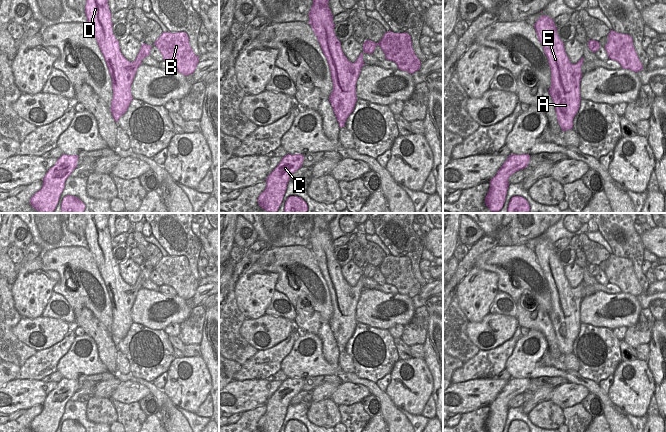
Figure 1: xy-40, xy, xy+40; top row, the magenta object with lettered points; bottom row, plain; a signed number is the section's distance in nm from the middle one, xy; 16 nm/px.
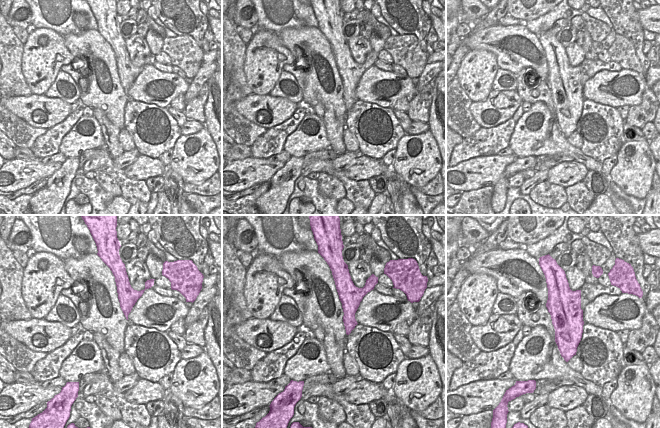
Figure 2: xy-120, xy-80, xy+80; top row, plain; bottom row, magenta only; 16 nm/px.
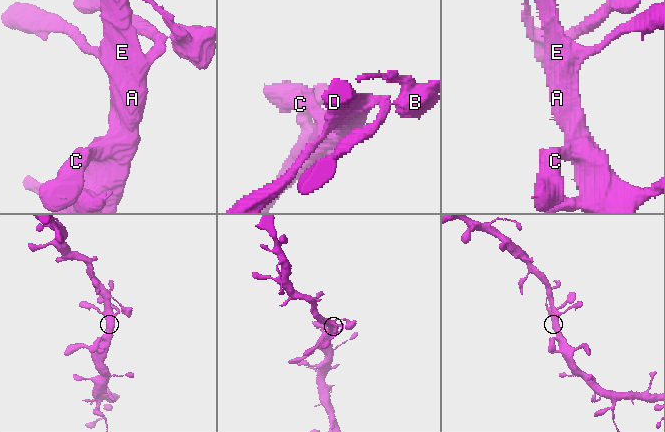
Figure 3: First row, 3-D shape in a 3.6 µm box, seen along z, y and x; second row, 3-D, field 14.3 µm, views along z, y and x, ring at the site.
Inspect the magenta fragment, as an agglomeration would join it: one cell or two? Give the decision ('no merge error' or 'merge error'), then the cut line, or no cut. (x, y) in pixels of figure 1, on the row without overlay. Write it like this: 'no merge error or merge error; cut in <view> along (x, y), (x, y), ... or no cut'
no merge error; no cut

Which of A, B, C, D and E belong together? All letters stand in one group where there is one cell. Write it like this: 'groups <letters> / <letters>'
groups A B C D E

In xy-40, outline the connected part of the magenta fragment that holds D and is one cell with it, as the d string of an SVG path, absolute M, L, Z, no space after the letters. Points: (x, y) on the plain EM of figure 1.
M85 213L85 238L87 249L95 259L112 303L113 322L110 334L114 344L118 346L134 323L131 318L133 303L142 284L150 279L152 270L143 267L133 286L122 279L119 265L112 254L108 218L105 213Z

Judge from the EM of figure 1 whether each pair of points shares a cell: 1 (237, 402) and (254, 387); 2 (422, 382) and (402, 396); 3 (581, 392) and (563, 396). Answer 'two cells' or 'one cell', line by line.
1: one cell
2: one cell
3: one cell

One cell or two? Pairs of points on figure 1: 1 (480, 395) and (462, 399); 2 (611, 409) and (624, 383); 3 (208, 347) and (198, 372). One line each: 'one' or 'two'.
1: one
2: two
3: two

